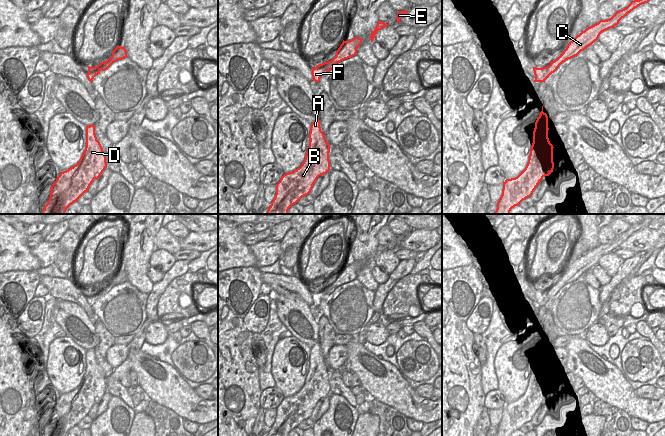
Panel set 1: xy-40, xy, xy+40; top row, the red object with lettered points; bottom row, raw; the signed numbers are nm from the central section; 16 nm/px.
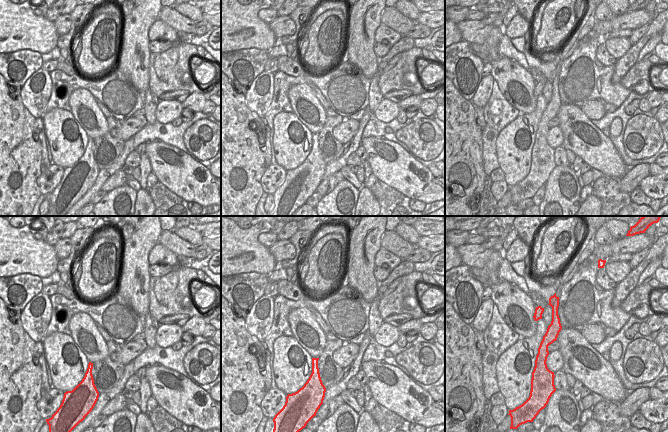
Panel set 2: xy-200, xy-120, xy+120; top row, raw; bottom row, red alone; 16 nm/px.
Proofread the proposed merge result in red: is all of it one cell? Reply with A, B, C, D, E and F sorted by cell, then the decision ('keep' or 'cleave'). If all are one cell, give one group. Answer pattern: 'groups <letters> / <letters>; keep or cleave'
groups A B D / C E F; cleave

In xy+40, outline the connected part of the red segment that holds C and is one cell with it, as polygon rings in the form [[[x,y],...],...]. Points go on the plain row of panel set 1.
[[[643,214],[643,221],[639,224],[631,225],[630,228],[616,237],[607,244],[600,244],[598,247],[586,252],[579,259],[577,259],[572,265],[569,266],[566,273],[560,280],[554,285],[550,284],[549,290],[537,292],[533,291],[535,304],[534,306],[545,306],[549,301],[550,297],[554,297],[557,292],[566,284],[577,280],[581,275],[584,275],[587,271],[591,270],[595,265],[598,264],[600,258],[610,252],[614,252],[619,248],[619,245],[627,240],[628,237],[633,235],[638,230],[648,227],[649,224],[657,217],[659,214]]]

